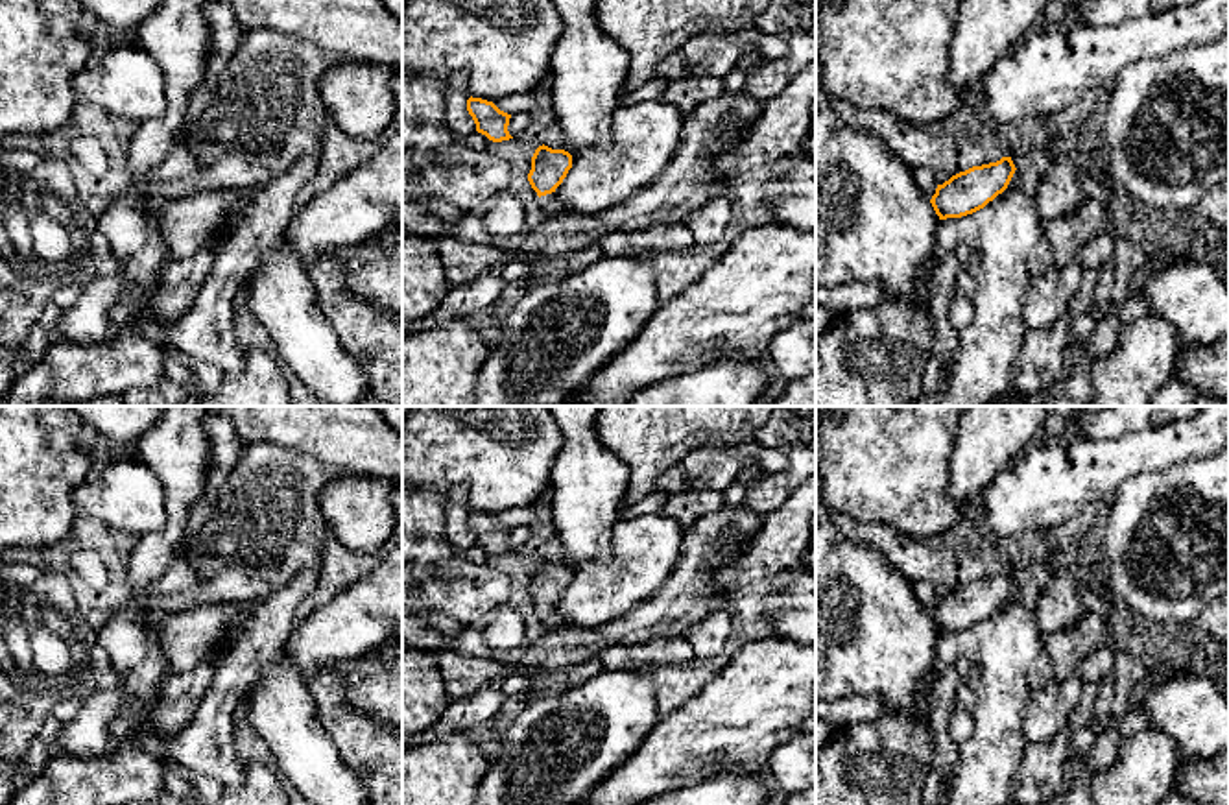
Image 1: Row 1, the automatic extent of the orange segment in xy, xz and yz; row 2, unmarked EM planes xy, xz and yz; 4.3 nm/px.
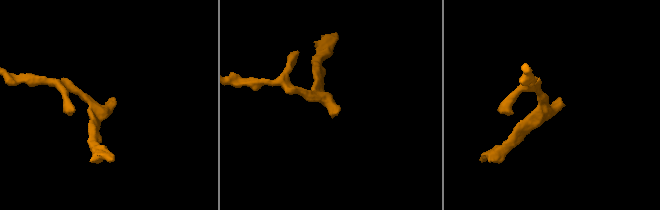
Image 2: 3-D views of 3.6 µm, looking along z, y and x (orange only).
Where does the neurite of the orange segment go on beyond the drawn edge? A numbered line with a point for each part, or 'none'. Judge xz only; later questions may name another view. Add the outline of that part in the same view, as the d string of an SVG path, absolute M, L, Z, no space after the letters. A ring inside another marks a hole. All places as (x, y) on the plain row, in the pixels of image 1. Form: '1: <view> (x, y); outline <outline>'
1: xz (552, 619); outline M554 606L541 609L541 620L548 631L570 624L570 620L563 613L559 613Z

